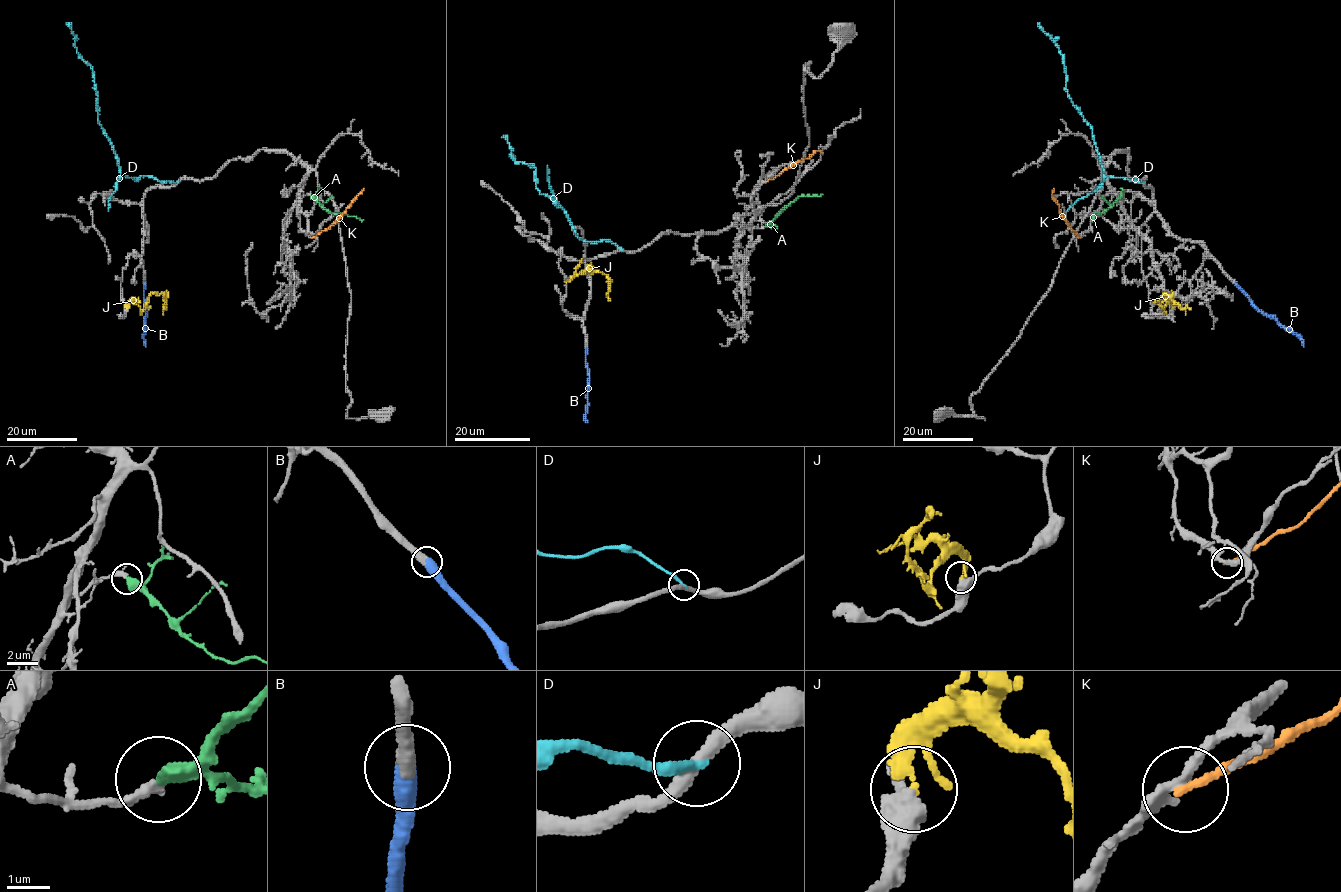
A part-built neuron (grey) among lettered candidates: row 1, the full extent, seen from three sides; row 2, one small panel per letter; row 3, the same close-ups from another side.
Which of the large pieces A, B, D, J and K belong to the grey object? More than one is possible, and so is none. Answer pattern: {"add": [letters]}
{"add": ["A", "B"]}

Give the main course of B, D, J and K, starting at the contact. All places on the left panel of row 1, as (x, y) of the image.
B: (145, 282), (146, 316), (143, 336), (146, 346)
D: (177, 182), (141, 176), (135, 180), (120, 173), (112, 144), (98, 121), (93, 70), (81, 57), (71, 22)
J: (127, 308), (132, 303), (141, 310), (151, 294), (160, 293), (165, 298), (162, 314)
K: (311, 237), (326, 230), (364, 188)

